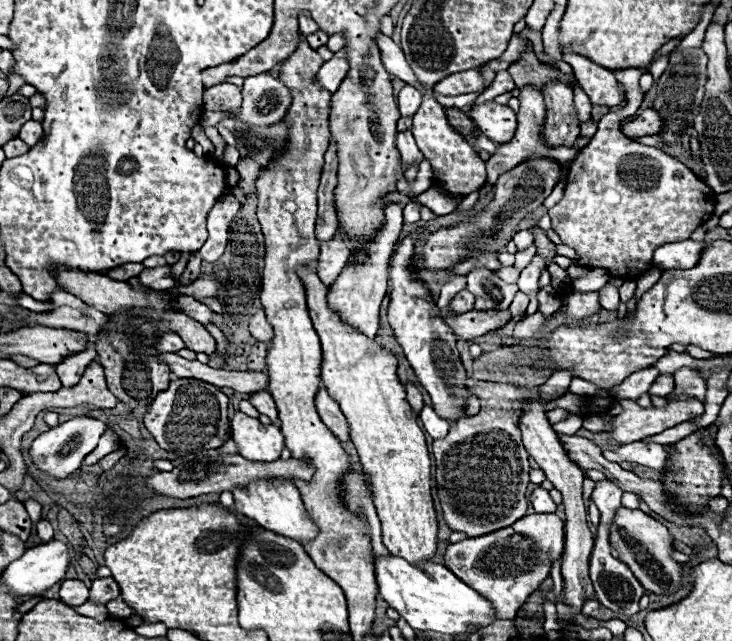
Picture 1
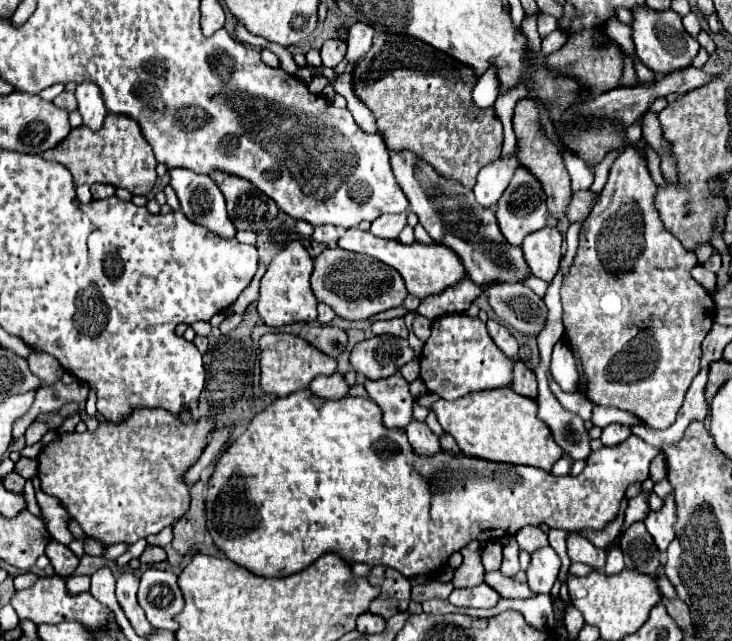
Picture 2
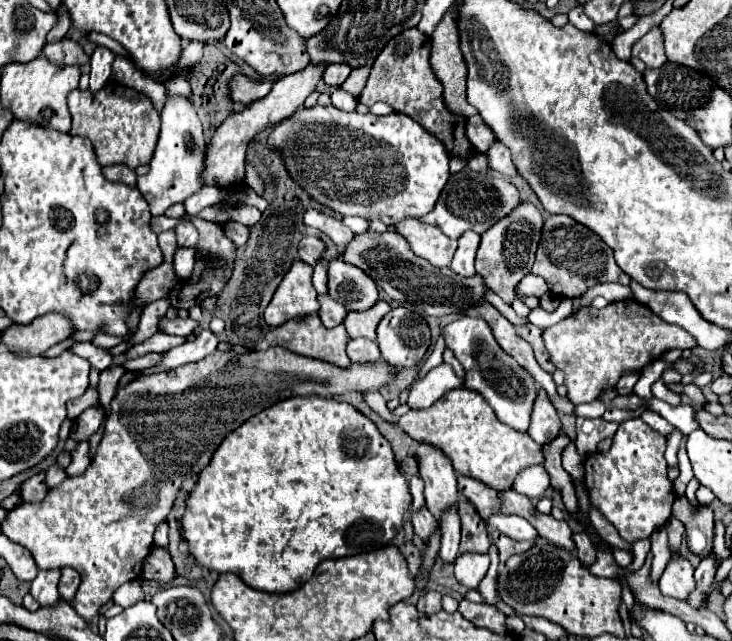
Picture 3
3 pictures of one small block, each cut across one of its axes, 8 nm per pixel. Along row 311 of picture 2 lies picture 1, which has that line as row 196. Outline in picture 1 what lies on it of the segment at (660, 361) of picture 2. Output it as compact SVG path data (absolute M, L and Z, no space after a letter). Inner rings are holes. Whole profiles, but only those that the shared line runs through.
M650 64L644 68L628 68L616 72L616 78L626 88L628 104L620 112L614 112L612 118L602 118L598 122L598 130L588 142L588 146L584 146L568 166L564 198L554 208L548 210L552 218L552 228L558 232L562 242L578 252L578 260L576 260L578 264L588 268L602 266L610 270L608 274L622 276L626 280L636 280L642 274L632 270L648 270L652 266L652 252L658 246L690 238L690 234L712 216L716 204L716 194L686 164L682 164L680 160L672 158L662 150L646 150L648 146L638 144L620 132L620 120L634 114L642 104L644 92L640 92L638 80L648 70Z

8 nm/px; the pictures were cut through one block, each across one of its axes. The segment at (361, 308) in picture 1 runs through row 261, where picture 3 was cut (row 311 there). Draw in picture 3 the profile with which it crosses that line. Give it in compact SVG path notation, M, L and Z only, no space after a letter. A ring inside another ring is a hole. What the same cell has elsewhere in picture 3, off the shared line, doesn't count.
M380 300L374 308L370 308L366 312L348 312L344 326L346 326L350 338L364 336L364 338L374 340L376 338L376 326L378 326L378 322L384 318L384 314L388 310L390 310L388 302Z

